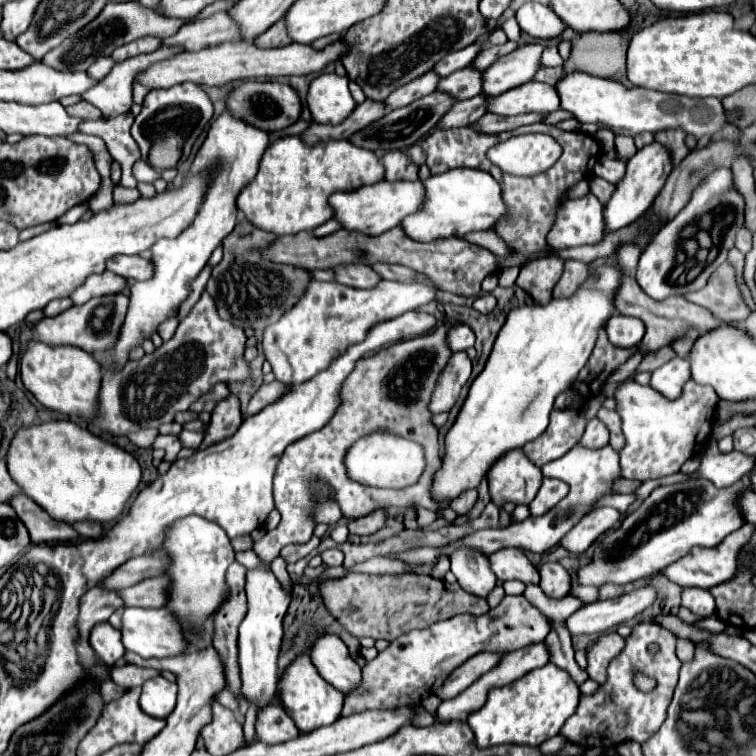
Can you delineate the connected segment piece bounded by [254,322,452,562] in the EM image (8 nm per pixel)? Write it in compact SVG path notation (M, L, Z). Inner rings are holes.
M442 322L430 334L396 342L388 348L382 348L374 356L362 358L342 386L342 404L332 416L332 420L322 430L292 442L284 450L274 476L274 502L276 510L282 514L282 520L276 530L266 532L266 536L254 544L254 552L260 560L270 562L280 554L286 544L302 544L312 538L312 532L316 528L314 512L318 504L316 494L310 492L310 488L314 486L328 486L332 490L330 498L336 500L342 510L342 516L348 520L368 516L378 508L402 508L410 506L412 502L434 512L442 506L442 502L432 496L434 472L442 468L442 458L438 444L438 428L432 422L434 414L430 412L428 404L436 388L436 380L440 378L442 370L452 358L452 350L448 346L450 330L452 324ZM374 430L390 430L424 446L426 470L414 486L404 490L374 488L358 484L346 476L342 460L348 446Z

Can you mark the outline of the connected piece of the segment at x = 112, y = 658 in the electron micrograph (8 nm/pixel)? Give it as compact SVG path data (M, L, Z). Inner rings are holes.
M108 622L96 624L90 632L90 646L94 648L96 656L106 664L106 666L114 666L116 660L120 660L124 656L124 646L120 642L120 630L110 626Z

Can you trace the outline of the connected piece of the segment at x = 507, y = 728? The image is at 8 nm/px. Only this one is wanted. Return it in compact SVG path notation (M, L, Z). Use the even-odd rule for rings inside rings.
M546 664L522 676L520 680L492 688L488 692L486 704L468 714L468 726L476 736L478 748L488 748L496 744L526 744L540 746L544 740L556 736L564 722L574 714L580 700L578 684L554 664Z

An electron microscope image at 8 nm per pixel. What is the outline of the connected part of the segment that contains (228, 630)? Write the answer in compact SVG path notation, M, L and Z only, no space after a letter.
M234 562L228 568L226 580L230 586L230 598L228 602L216 612L214 616L214 648L222 660L224 676L228 690L240 698L240 668L238 668L238 626L246 616L246 592L244 592L244 576L246 568Z

